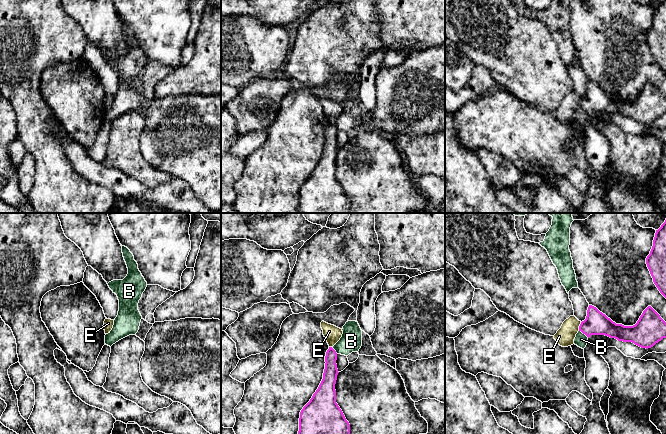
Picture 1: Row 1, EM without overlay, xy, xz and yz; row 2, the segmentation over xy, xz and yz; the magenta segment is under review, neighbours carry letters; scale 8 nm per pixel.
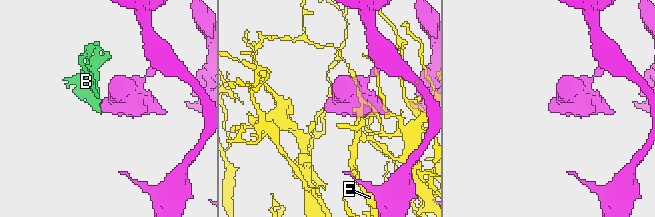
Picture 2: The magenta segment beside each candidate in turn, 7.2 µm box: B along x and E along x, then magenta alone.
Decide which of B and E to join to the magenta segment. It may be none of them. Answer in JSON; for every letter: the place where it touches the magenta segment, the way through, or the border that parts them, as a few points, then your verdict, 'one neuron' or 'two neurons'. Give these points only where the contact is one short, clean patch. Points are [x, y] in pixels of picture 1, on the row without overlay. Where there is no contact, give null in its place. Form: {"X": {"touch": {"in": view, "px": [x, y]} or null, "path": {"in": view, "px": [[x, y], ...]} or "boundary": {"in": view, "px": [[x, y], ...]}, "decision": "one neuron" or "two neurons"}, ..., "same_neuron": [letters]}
{"B": {"touch": {"in": "yz", "px": [584, 109]}, "boundary": {"in": "yz", "px": [[579, 106], [588, 113]]}, "decision": "two neurons"}, "E": {"touch": {"in": "yz", "px": [579, 102]}, "decision": "two neurons"}, "same_neuron": []}

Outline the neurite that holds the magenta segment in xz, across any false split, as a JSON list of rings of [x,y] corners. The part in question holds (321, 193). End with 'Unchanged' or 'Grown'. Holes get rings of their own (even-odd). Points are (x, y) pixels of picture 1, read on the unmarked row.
[[[329,123],[325,132],[323,155],[310,177],[300,188],[298,213],[349,213],[350,211],[350,200],[336,179],[335,160],[339,149],[336,136],[336,127]]]. Unchanged

